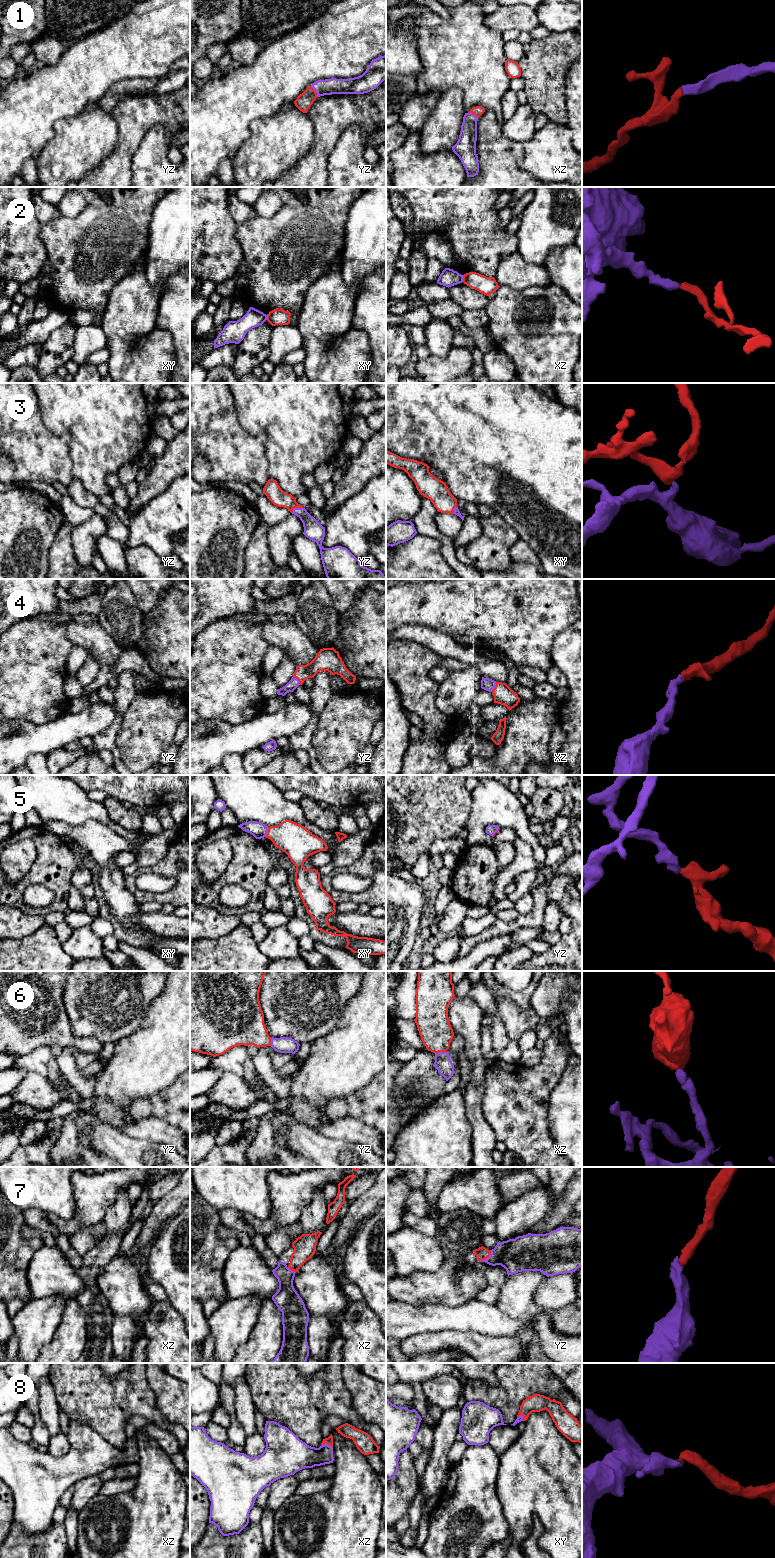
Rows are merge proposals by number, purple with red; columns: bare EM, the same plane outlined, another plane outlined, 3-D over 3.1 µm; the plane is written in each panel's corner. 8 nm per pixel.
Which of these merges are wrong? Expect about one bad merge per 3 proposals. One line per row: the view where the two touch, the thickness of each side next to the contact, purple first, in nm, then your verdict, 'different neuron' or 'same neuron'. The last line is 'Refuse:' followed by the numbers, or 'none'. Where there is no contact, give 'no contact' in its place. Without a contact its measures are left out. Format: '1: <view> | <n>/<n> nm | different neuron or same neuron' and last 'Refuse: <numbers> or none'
1: yz | 130/130 nm | same neuron
2: xz | 140/140 nm | different neuron
3: yz | 150/140 nm | same neuron
4: yz | 80/140 nm | same neuron
5: xy | 130/260 nm | same neuron
6: xz | 140/260 nm | same neuron
7: yz | 280/100 nm | same neuron
8: xz | 220/60 nm | same neuron
Refuse: 2

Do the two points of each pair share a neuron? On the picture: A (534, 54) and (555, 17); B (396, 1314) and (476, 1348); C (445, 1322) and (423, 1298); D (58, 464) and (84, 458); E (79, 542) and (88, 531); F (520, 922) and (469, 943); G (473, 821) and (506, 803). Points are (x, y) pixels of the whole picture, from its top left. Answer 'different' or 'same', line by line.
A: different
B: different
C: different
D: different
E: same
F: same
G: same

